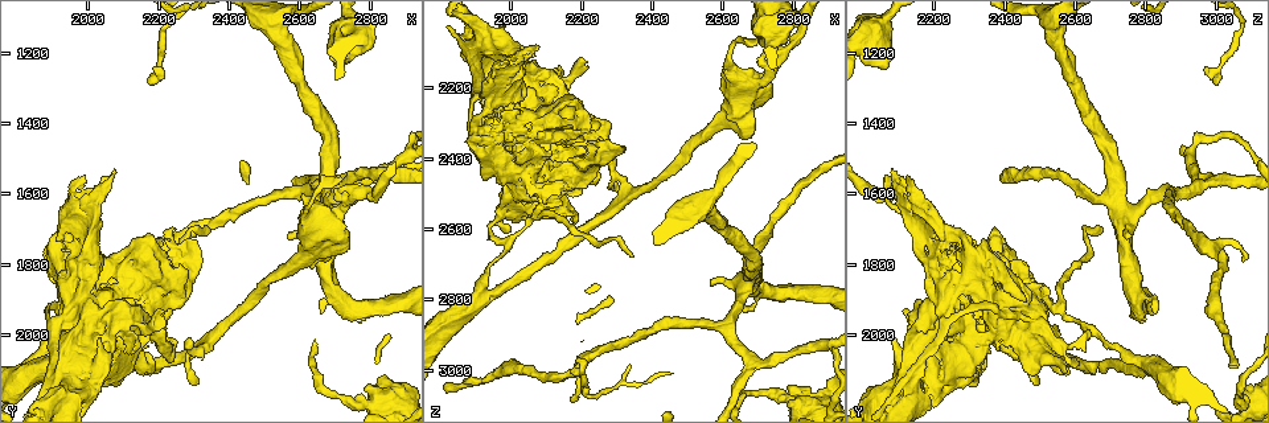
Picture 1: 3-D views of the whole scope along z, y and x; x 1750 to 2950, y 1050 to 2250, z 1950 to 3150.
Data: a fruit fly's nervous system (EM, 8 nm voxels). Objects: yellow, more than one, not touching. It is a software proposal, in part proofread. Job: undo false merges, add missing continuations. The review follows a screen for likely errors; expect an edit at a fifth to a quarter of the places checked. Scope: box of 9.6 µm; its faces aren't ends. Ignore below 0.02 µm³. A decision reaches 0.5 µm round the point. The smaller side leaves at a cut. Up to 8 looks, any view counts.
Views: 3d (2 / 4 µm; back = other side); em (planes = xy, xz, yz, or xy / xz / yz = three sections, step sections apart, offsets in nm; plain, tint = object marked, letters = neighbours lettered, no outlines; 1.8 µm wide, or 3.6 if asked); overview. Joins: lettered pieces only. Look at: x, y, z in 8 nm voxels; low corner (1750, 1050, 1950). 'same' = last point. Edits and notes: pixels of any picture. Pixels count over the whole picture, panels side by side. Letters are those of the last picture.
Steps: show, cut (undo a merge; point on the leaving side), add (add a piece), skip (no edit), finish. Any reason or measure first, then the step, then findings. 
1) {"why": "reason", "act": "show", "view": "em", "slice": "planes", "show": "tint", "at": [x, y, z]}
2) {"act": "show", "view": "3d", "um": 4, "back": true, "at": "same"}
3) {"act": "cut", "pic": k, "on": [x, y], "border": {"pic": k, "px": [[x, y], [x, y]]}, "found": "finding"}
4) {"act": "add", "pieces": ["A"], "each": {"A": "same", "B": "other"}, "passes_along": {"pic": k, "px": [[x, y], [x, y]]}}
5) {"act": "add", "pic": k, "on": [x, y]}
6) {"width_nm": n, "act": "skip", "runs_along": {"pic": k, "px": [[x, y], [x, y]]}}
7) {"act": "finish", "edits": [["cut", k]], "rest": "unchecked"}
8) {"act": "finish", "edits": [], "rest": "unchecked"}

{"why": "three arms meet", "act": "show", "view": "em", "slice": "planes", "show": "plain", "at": [2680, 1580, 2970]}

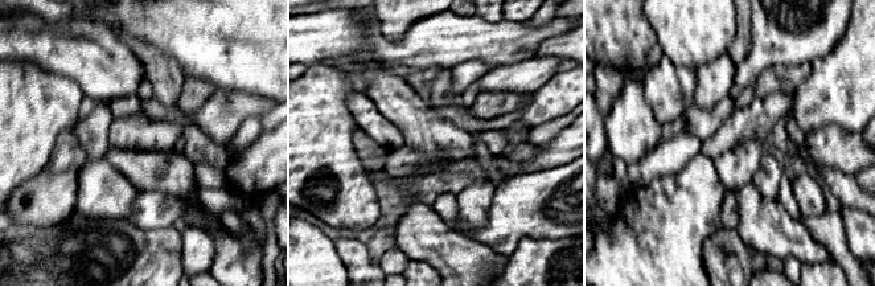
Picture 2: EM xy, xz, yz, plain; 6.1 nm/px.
{"why": "see the neighbours", "act": "show", "view": "em", "slice": "planes", "show": "letters", "at": "same"}

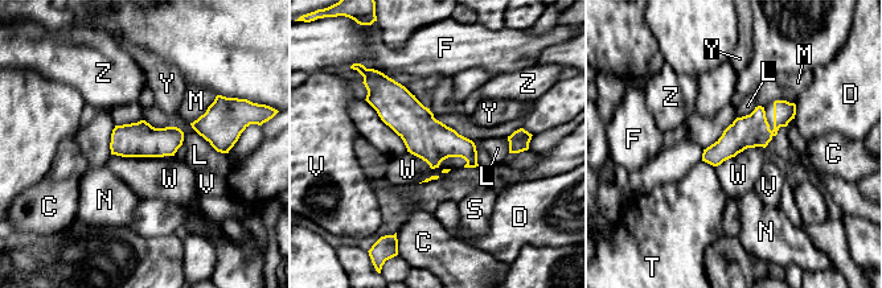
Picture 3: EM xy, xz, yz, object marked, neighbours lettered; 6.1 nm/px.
{"act": "skip", "each": {"C": "other", "D": "other", "F": "other", "L": "other", "M": "other", "N": "other", "S": "other", "T": "other", "V": "other", "W": "other", "Y": "other", "Z": "other"}, "runs_along": {"pic": 3, "px": [[388, 86], [440, 142], [474, 163]]}, "found": "continuous, no second neuron"}

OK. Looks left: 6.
{"why": "three arms meet", "act": "show", "view": "em", "slice": "planes", "show": "letters", "at": [2640, 1660, 2160]}

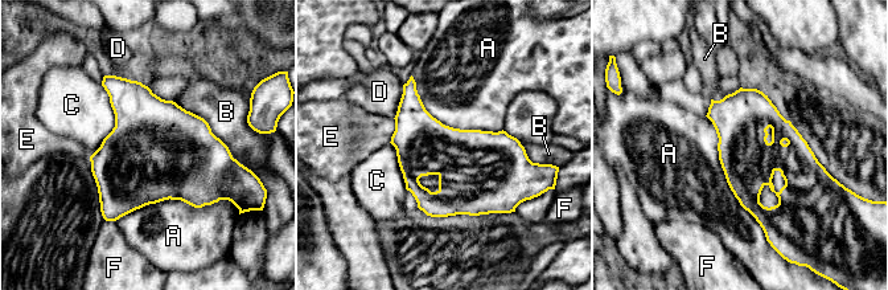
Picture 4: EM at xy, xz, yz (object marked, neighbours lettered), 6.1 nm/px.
{"act": "skip", "each": {"A": "other", "B": "other", "C": "other", "D": "other", "E": "other", "F": "other"}, "found": "continuous, no second neuron"}

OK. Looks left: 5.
{"why": "calibre changes", "act": "show", "view": "em", "slice": "planes", "show": "letters", "at": [1970, 1580, 2130]}

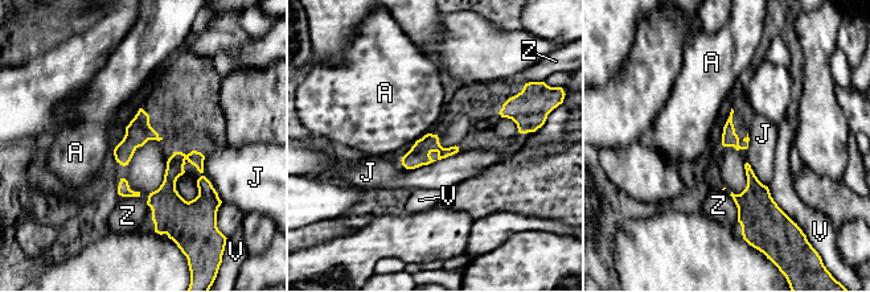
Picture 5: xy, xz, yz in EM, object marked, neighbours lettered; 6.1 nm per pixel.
{"longest_contact_nm": ["J", 380], "act": "skip", "each": {"A": "other", "J": "other", "V": "other", "Z": "other"}, "border": {"pic": 5, "px": [[429, 132], [415, 142]]}, "found": "all the same neuron"}

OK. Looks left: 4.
{"act": "finish", "edits": [], "rest": "unchecked"}

